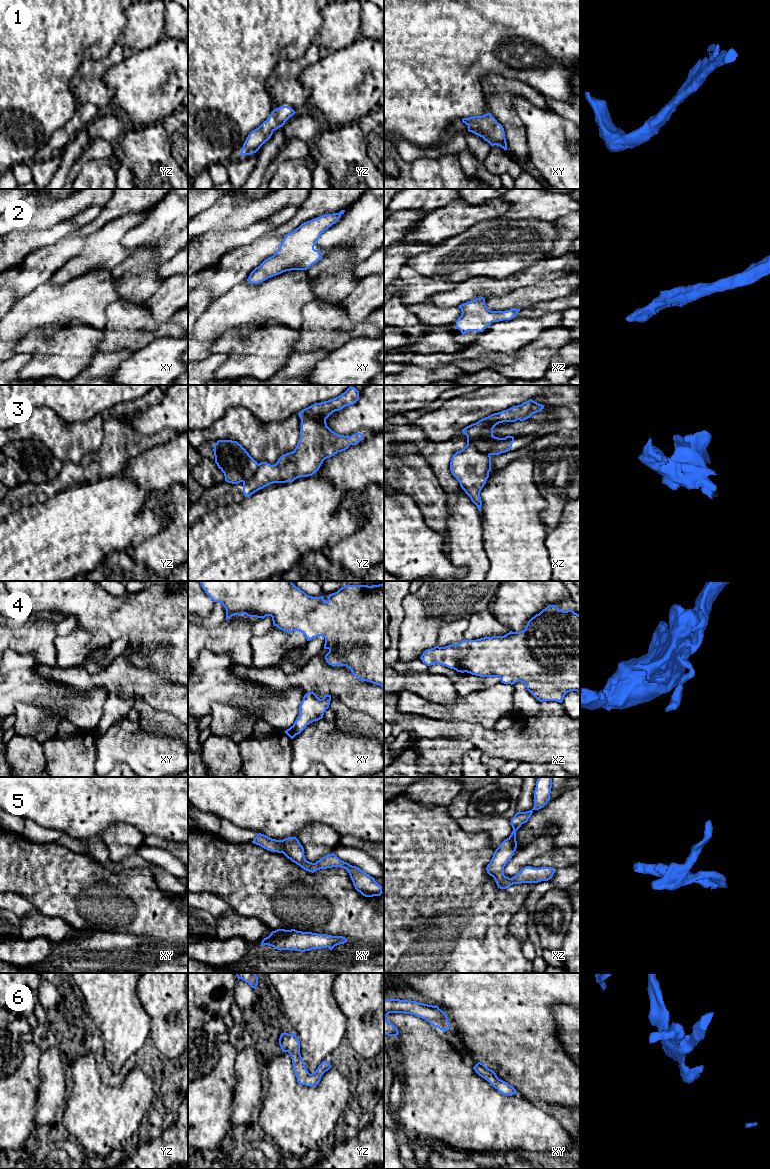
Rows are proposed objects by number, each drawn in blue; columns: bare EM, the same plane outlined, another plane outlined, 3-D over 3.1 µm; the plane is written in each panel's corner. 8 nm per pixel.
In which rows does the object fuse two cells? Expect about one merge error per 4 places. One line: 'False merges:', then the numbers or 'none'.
False merges: 3

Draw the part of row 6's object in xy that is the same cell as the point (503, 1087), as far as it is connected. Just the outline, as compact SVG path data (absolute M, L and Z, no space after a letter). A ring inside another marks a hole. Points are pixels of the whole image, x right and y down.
M478 1062L473 1069L475 1072L487 1080L495 1089L503 1095L512 1096L517 1093L516 1089L507 1082L499 1079L496 1073L486 1067L483 1063Z

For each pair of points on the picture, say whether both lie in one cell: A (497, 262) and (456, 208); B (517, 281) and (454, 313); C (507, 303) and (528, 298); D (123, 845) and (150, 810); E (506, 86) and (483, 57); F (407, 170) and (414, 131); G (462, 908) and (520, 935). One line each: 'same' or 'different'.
A: different
B: different
C: same
D: different
E: different
F: different
G: different

